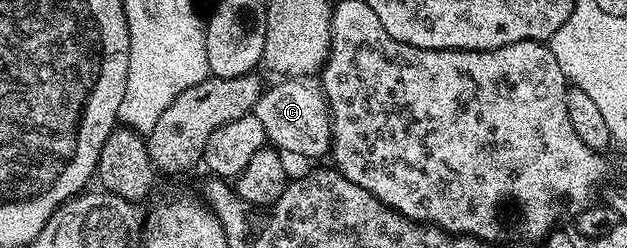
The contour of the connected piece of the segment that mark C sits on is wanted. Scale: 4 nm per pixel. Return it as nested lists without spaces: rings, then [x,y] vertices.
[[[280,79],[275,82],[273,89],[265,88],[256,101],[254,110],[258,123],[262,123],[265,138],[275,148],[285,154],[297,153],[300,157],[320,157],[332,148],[332,114],[328,102],[324,100],[324,94],[304,79]]]

